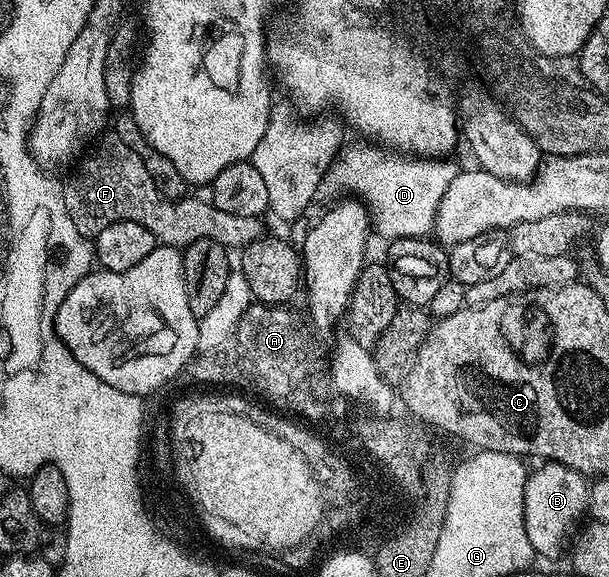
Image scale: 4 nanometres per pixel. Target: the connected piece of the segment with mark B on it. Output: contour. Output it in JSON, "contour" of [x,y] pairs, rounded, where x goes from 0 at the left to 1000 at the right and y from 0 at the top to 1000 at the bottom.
{"contour":[[[895,801],[883,808],[888,809],[877,821],[874,816],[862,832],[859,901],[865,936],[872,936],[872,950],[883,969],[915,967],[926,953],[929,958],[936,951],[944,920],[956,910],[954,896],[962,896],[969,837],[962,823],[916,801]]]}

